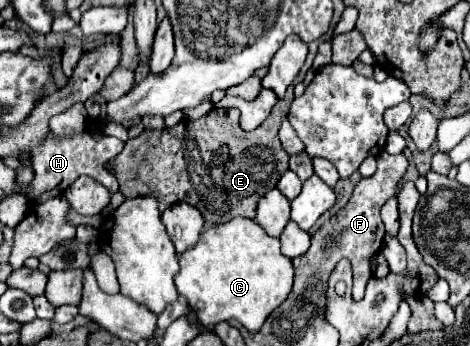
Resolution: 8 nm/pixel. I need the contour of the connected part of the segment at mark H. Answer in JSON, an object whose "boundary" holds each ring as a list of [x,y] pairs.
{"boundary":[[[50,134],[46,138],[46,142],[38,148],[32,150],[30,162],[32,162],[32,170],[34,170],[34,180],[32,180],[32,188],[30,194],[36,202],[46,202],[54,196],[60,196],[78,176],[86,174],[92,176],[94,180],[98,180],[100,184],[104,184],[110,192],[116,192],[118,180],[104,168],[108,160],[112,160],[114,156],[118,156],[124,150],[124,142],[118,138],[108,138],[108,136],[92,136],[92,134],[76,134],[72,138],[64,138],[64,140],[54,140]]]}

